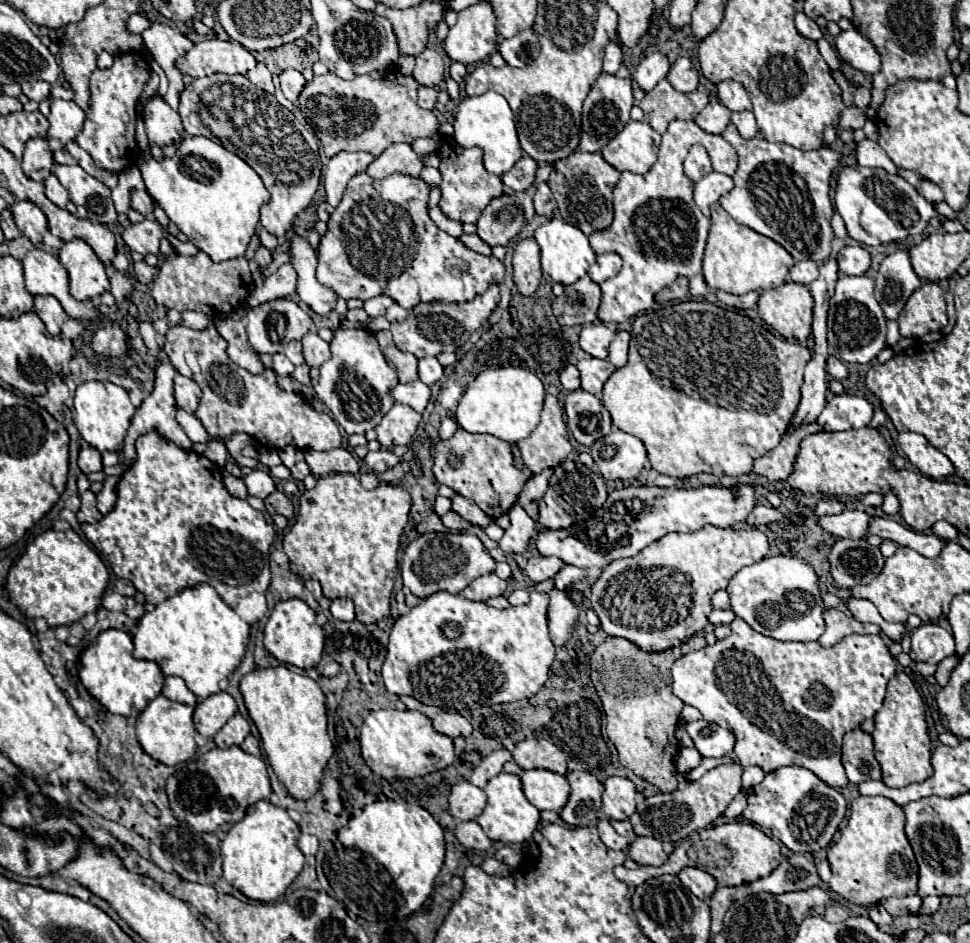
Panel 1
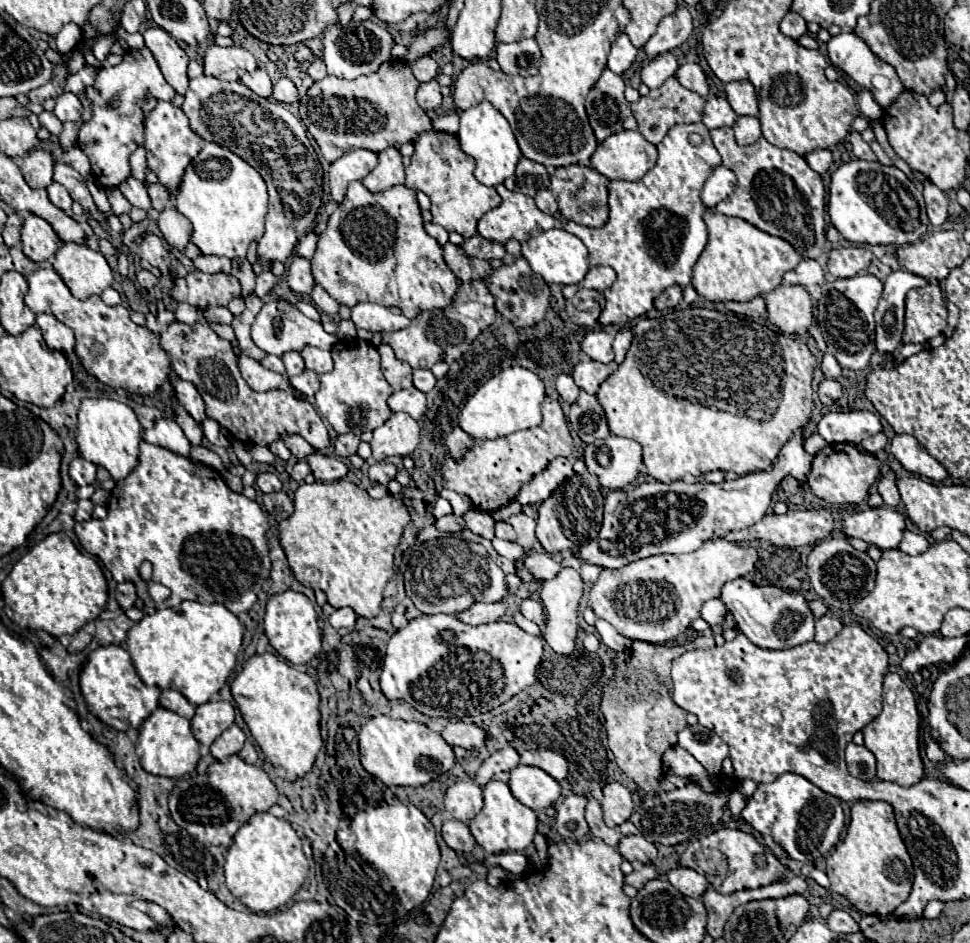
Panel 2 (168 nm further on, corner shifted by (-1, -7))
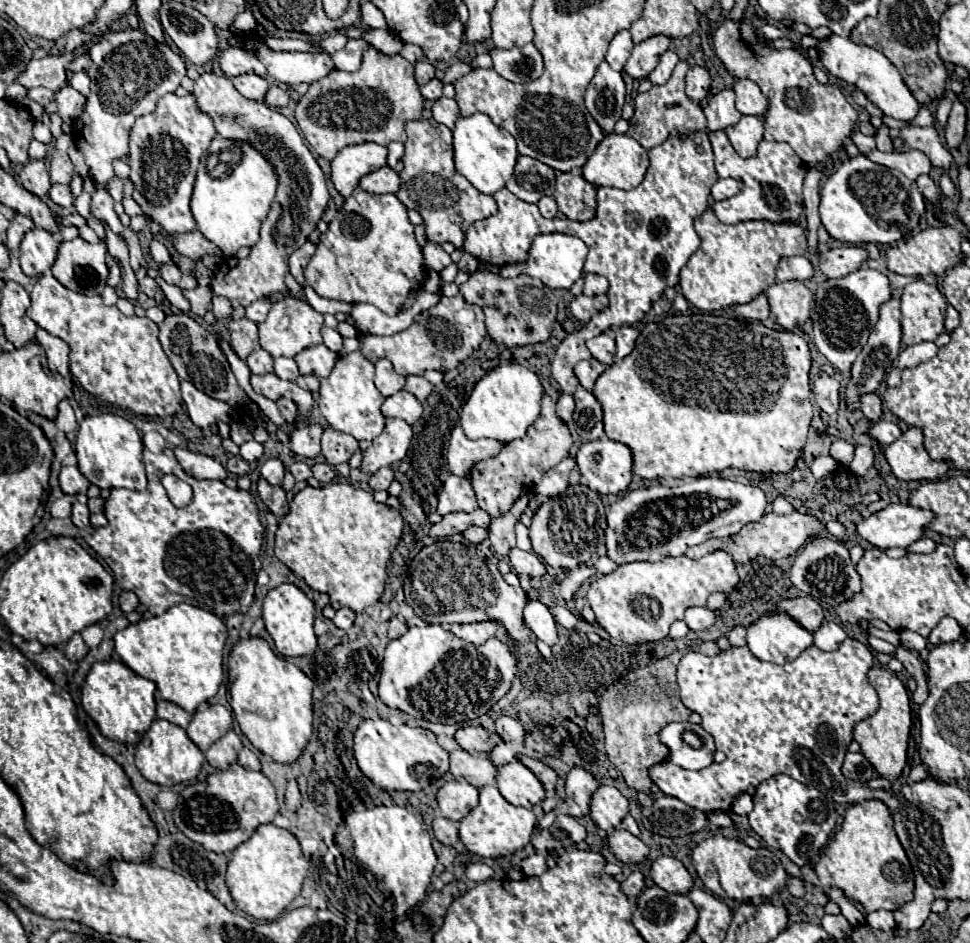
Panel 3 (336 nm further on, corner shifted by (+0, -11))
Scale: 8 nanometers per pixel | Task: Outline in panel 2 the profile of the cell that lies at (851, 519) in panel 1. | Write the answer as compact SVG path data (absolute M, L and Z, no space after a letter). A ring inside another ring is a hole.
M869 508L843 520L843 532L881 550L897 548L905 532L905 516L893 508Z

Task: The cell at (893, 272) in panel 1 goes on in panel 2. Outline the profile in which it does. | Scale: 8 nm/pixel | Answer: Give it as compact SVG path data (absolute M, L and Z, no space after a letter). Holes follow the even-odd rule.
M897 270L885 280L885 288L875 310L875 350L879 354L893 354L901 346L905 296L911 288L925 284L925 278L907 270Z

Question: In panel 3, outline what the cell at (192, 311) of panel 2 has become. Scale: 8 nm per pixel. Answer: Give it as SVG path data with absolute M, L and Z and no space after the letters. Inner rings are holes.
M162 264L162 266L160 266L160 276L162 276L168 284L178 286L182 272L180 272L180 268L178 268L176 264Z

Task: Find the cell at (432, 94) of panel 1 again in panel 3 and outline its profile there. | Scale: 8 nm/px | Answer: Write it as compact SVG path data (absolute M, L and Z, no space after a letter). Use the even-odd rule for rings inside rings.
M430 80L428 84L424 84L424 86L420 86L420 92L422 92L422 96L424 96L424 100L438 100L440 96L442 96L442 82L440 80Z

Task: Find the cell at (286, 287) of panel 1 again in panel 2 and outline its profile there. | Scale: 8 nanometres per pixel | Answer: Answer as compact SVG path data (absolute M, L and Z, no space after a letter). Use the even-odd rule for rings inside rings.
M293 254L293 260L287 266L287 282L289 282L291 290L297 294L311 294L315 280L311 276L311 268L309 268L307 258Z

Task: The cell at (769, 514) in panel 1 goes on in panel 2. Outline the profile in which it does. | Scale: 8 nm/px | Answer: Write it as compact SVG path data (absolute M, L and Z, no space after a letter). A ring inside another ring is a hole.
M821 508L821 510L793 510L793 512L787 512L783 516L779 514L773 514L773 512L767 512L763 516L763 520L759 520L757 524L745 528L745 530L739 530L739 532L731 532L725 536L725 540L729 542L751 542L751 540L765 540L765 542L771 542L773 546L787 546L787 548L797 548L797 546L807 546L807 544L815 544L823 538L827 538L833 530L833 516L829 510Z

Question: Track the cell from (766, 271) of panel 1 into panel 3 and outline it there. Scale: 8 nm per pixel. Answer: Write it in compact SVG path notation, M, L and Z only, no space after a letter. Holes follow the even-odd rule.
M706 210L694 220L694 228L702 238L702 244L682 268L680 286L686 300L706 312L752 302L776 282L776 268L784 256L808 252L806 236L800 224L770 224L750 220L728 226L722 224L712 210Z

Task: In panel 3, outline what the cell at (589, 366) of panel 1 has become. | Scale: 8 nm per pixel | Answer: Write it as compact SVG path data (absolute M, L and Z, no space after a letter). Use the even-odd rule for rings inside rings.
M584 360L584 362L578 362L576 368L574 368L574 374L578 378L578 382L586 388L586 390L592 390L596 378L606 370L604 364L600 364L598 360Z

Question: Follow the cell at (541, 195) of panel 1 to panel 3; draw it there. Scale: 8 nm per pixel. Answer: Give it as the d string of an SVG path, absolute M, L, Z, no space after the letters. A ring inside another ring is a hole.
M544 196L544 198L540 198L540 202L538 202L538 208L540 208L540 214L542 214L544 218L554 218L554 216L558 216L556 202L554 202L554 198L550 198L550 196Z

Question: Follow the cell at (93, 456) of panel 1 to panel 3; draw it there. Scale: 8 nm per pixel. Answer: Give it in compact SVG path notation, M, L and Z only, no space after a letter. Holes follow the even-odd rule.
M66 466L60 472L60 488L64 494L86 494L90 482L88 478L78 470L78 466Z

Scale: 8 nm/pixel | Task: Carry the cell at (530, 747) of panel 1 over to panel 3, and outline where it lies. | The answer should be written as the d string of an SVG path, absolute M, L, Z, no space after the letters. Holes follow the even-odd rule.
M520 756L520 762L538 776L538 780L544 784L548 796L554 796L554 784L558 780L556 770L552 770L548 764L544 764L540 760L534 760L534 758L528 758L528 756Z

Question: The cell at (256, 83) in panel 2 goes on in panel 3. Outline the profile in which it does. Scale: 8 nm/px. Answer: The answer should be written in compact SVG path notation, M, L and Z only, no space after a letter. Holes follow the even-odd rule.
M242 74L242 76L236 76L232 80L232 84L236 86L236 90L246 96L248 100L264 100L266 96L266 90L268 90L268 82L266 78L258 76L258 74Z

